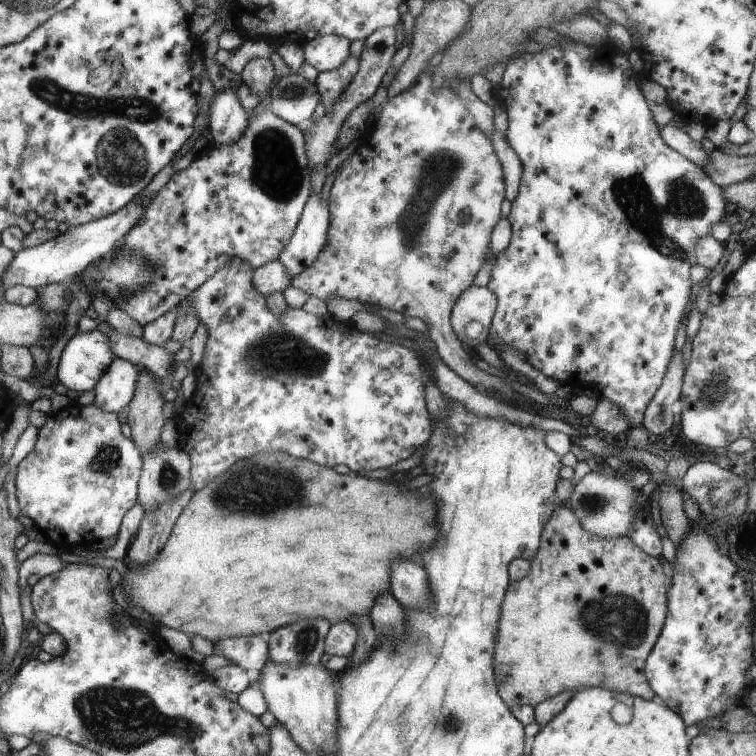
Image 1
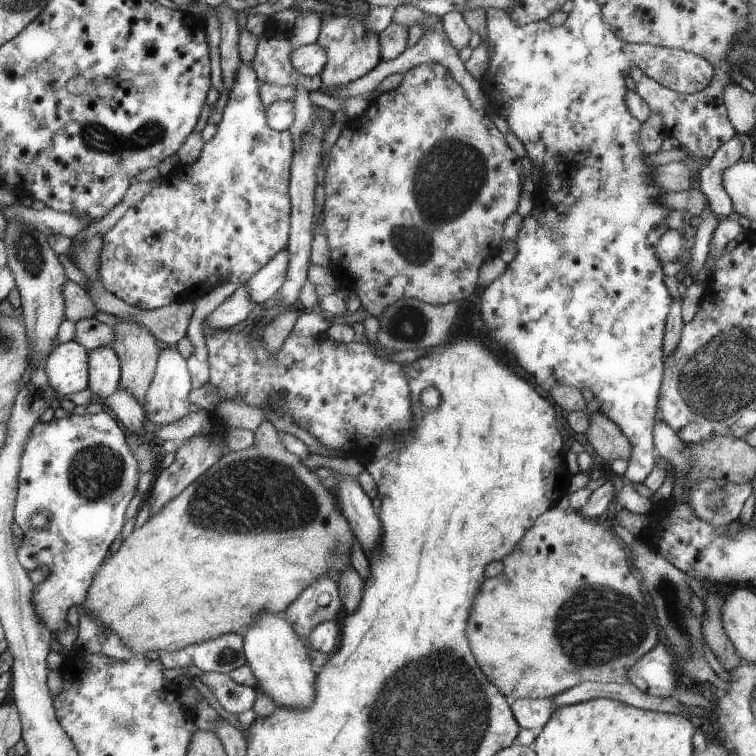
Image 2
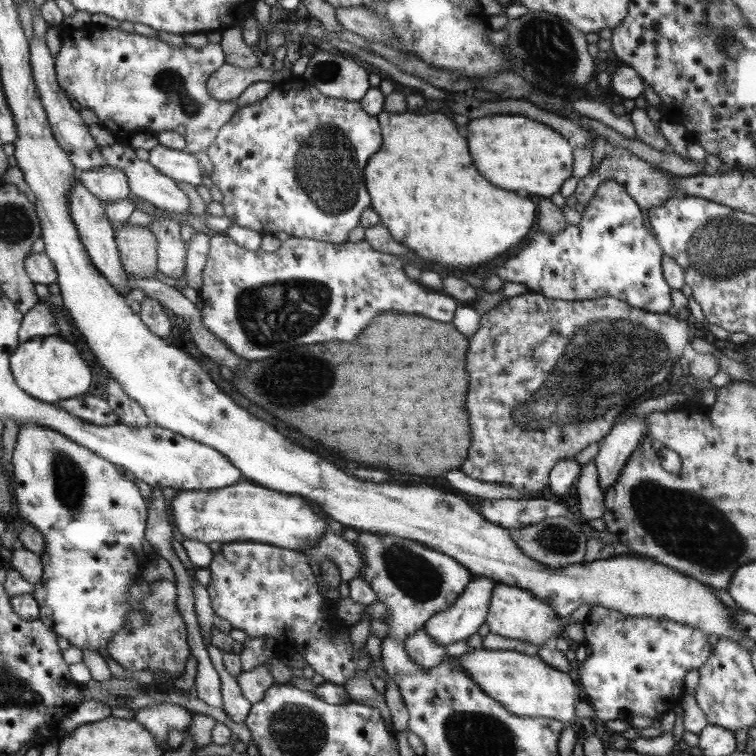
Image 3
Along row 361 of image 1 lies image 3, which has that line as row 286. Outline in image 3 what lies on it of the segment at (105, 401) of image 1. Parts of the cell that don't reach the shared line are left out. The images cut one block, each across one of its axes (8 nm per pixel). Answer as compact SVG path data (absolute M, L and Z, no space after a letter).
M77 177L75 184L71 185L69 210L90 261L94 263L94 266L119 294L126 296L131 291L130 283L127 282L127 274L125 268L122 266L121 255L118 252L117 239L109 225L109 220L106 218L103 202L95 198L94 194L91 194L86 187L81 185Z

